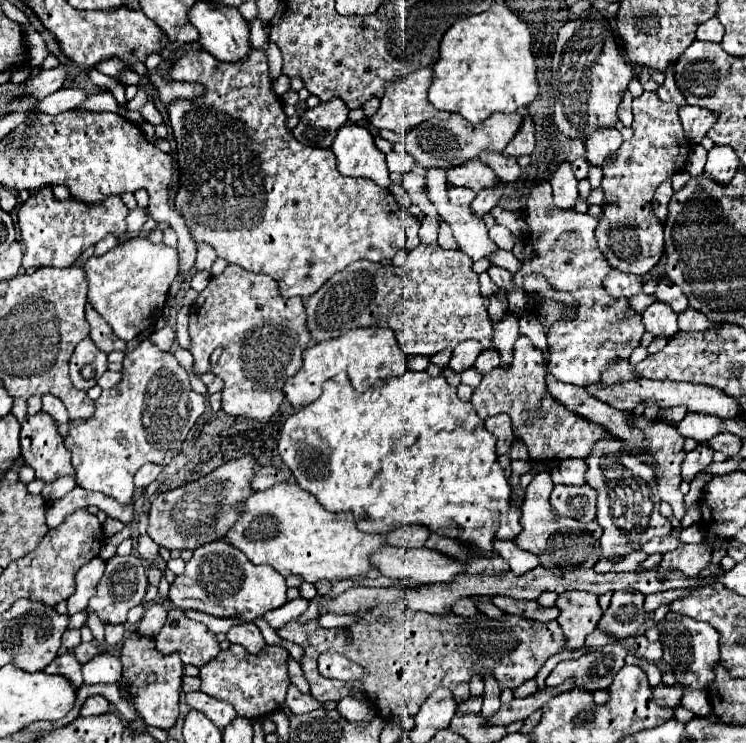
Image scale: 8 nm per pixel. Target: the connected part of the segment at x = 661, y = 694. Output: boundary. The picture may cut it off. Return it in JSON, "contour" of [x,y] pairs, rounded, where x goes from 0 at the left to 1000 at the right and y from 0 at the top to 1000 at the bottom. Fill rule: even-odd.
{"contour":[[[881,921],[873,926],[875,931],[875,942],[886,950],[894,950],[894,953],[905,953],[910,950],[910,942],[913,942],[913,923],[905,921],[905,923],[894,923],[894,921]]]}

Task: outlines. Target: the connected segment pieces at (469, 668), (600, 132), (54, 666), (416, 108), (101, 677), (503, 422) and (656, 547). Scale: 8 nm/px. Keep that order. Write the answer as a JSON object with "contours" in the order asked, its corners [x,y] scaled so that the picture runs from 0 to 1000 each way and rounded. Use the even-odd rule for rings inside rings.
{"contours":[[[[532,810],[529,816],[521,818],[503,818],[503,821],[492,821],[492,824],[481,824],[484,834],[468,845],[446,845],[446,848],[436,848],[425,840],[425,834],[417,834],[412,840],[401,840],[398,834],[385,837],[379,845],[371,848],[371,853],[387,864],[401,867],[409,875],[406,883],[406,904],[409,913],[417,923],[417,937],[428,945],[438,945],[438,942],[457,942],[460,937],[465,937],[471,931],[471,926],[484,929],[487,934],[492,934],[492,942],[500,948],[500,953],[508,953],[508,961],[513,966],[521,964],[554,964],[562,956],[562,948],[588,923],[602,926],[610,937],[613,945],[621,945],[629,939],[629,913],[631,907],[664,907],[666,918],[672,926],[693,926],[696,921],[701,921],[709,913],[717,913],[717,907],[723,904],[723,899],[733,891],[733,886],[739,886],[741,880],[752,878],[757,872],[757,853],[752,848],[752,843],[747,840],[747,834],[739,837],[714,837],[698,829],[682,829],[677,826],[669,834],[653,832],[653,829],[634,829],[634,834],[623,834],[618,829],[583,829],[583,826],[572,826],[572,824],[554,824],[548,818],[543,818],[543,813]],[[462,853],[473,853],[473,867],[468,869],[468,864],[462,864]],[[433,878],[454,878],[460,883],[465,883],[468,888],[479,891],[481,896],[489,899],[487,913],[476,915],[476,918],[460,918],[460,915],[449,915],[449,913],[436,913],[428,907],[425,902],[425,886]]],[[[800,172],[795,175],[787,188],[784,188],[784,202],[787,202],[787,215],[795,223],[806,223],[811,213],[816,213],[830,197],[835,186],[832,178],[824,172]]],[[[95,875],[76,883],[76,888],[71,888],[60,899],[60,904],[63,907],[84,907],[84,910],[90,910],[101,926],[106,926],[111,921],[111,915],[109,915],[109,894],[103,891],[103,886],[101,886],[101,880]]],[[[579,90],[563,92],[546,102],[540,102],[538,108],[532,110],[524,110],[516,116],[516,129],[511,132],[511,143],[505,148],[505,153],[497,159],[497,167],[503,172],[519,172],[519,175],[527,175],[527,178],[535,178],[535,180],[543,180],[548,178],[548,172],[564,167],[567,162],[575,162],[575,159],[591,159],[597,162],[602,156],[602,151],[594,151],[594,148],[586,148],[575,140],[572,135],[572,118],[578,112],[578,102],[580,97]]],[[[135,878],[111,894],[111,915],[114,921],[133,918],[157,918],[162,913],[162,891],[157,883]]],[[[666,557],[650,565],[650,576],[655,576],[655,581],[661,581],[666,590],[666,611],[682,611],[688,600],[685,563],[680,557]]],[[[891,721],[891,724],[875,724],[875,727],[865,729],[862,735],[857,735],[857,740],[867,743],[867,746],[878,746],[878,743],[891,746],[894,740],[902,740],[908,735],[910,735],[910,727],[905,721]]]]}

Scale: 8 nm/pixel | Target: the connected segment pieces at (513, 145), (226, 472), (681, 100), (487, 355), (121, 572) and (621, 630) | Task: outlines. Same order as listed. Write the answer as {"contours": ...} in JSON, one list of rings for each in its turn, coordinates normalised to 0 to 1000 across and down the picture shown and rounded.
{"contours":[[[[701,156],[698,172],[696,178],[688,183],[688,188],[677,197],[677,207],[680,210],[701,210],[701,207],[712,207],[717,197],[717,183],[714,183],[714,164],[709,156]]],[[[328,611],[315,619],[304,619],[286,635],[267,646],[251,649],[235,659],[210,665],[200,685],[200,713],[197,719],[227,740],[264,740],[272,732],[296,727],[320,700],[326,676],[342,662],[336,646],[342,641],[345,619],[339,611]]],[[[897,86],[897,89],[894,89],[894,94],[891,94],[891,110],[883,116],[881,127],[883,127],[883,132],[886,132],[889,137],[902,137],[902,140],[908,140],[908,143],[918,143],[921,135],[918,135],[918,129],[910,124],[910,118],[908,118],[908,113],[905,113],[902,89],[905,89],[905,86]]],[[[655,468],[650,474],[642,476],[642,482],[637,485],[637,495],[645,501],[645,503],[653,503],[655,498],[666,495],[672,490],[672,476],[664,471],[664,468]]],[[[178,746],[176,748],[151,748],[141,759],[141,773],[130,789],[130,799],[119,808],[117,824],[130,824],[130,829],[138,837],[165,840],[170,832],[170,824],[178,816],[186,816],[192,810],[197,789],[200,789],[200,783],[197,783],[197,773],[194,773],[194,762],[186,748],[178,748]]],[[[854,794],[851,797],[822,797],[822,808],[816,818],[808,824],[806,834],[800,837],[800,848],[814,851],[824,856],[827,861],[851,856],[851,851],[857,848],[867,826],[862,821],[849,824],[849,813],[862,813],[862,808],[865,808],[865,799]]]]}

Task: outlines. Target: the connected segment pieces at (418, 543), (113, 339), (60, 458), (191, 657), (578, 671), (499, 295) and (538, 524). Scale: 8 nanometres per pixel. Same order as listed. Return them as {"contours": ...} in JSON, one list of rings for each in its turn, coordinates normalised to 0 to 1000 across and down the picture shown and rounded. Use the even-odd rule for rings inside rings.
{"contours":[[[[556,705],[556,708],[540,708],[540,711],[521,716],[519,729],[524,735],[535,735],[535,738],[567,738],[570,727],[575,721],[578,721],[578,713]]],[[[119,409],[114,412],[114,423],[117,423],[117,433],[122,439],[122,447],[119,447],[119,455],[127,460],[127,466],[138,474],[151,474],[151,471],[168,471],[168,460],[160,458],[151,447],[151,441],[146,441],[146,436],[138,431],[138,425],[119,415]]],[[[63,555],[36,560],[28,571],[28,616],[60,649],[101,638],[76,568]]],[[[229,818],[221,843],[208,859],[210,875],[218,880],[240,878],[245,894],[269,896],[288,886],[294,875],[294,864],[288,853],[277,848],[277,843],[248,829],[245,821]]],[[[824,864],[811,867],[800,875],[784,878],[782,883],[771,888],[757,888],[744,896],[744,902],[731,915],[733,923],[749,923],[760,913],[773,915],[773,926],[784,929],[803,929],[814,926],[822,915],[822,910],[835,899],[840,875]]],[[[672,389],[655,401],[654,420],[661,433],[668,433],[674,427],[673,405],[676,402],[680,402],[680,396]]],[[[733,634],[720,635],[714,649],[704,657],[704,676],[698,681],[698,719],[688,727],[696,738],[717,746],[723,759],[733,767],[768,767],[768,764],[795,764],[806,751],[806,708],[795,703],[779,703],[768,697],[755,697],[741,689],[736,674],[743,650]]]]}

